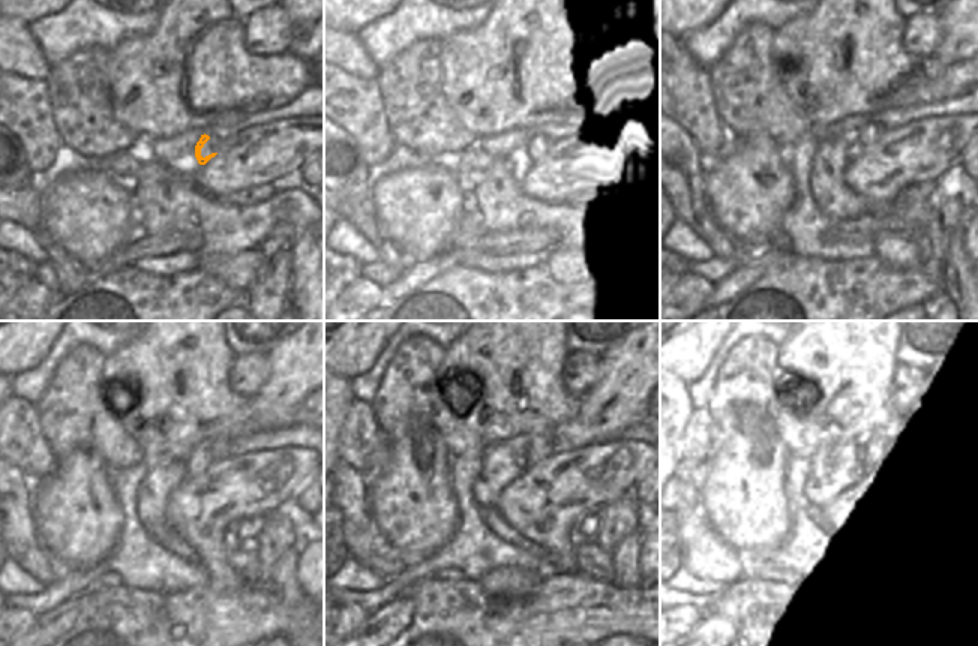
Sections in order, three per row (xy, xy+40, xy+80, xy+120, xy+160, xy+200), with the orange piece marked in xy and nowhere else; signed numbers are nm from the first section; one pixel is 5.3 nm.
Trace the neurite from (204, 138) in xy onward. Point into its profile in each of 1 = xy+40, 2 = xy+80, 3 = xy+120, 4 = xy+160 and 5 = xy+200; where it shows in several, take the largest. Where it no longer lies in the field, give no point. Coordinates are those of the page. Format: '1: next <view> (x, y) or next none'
1: next xy+40 (537, 138)
2: next xy+80 (870, 131)
3: next xy+120 (201, 457)
4: next xy+160 (540, 447)
5: next xy+200 (879, 439)

